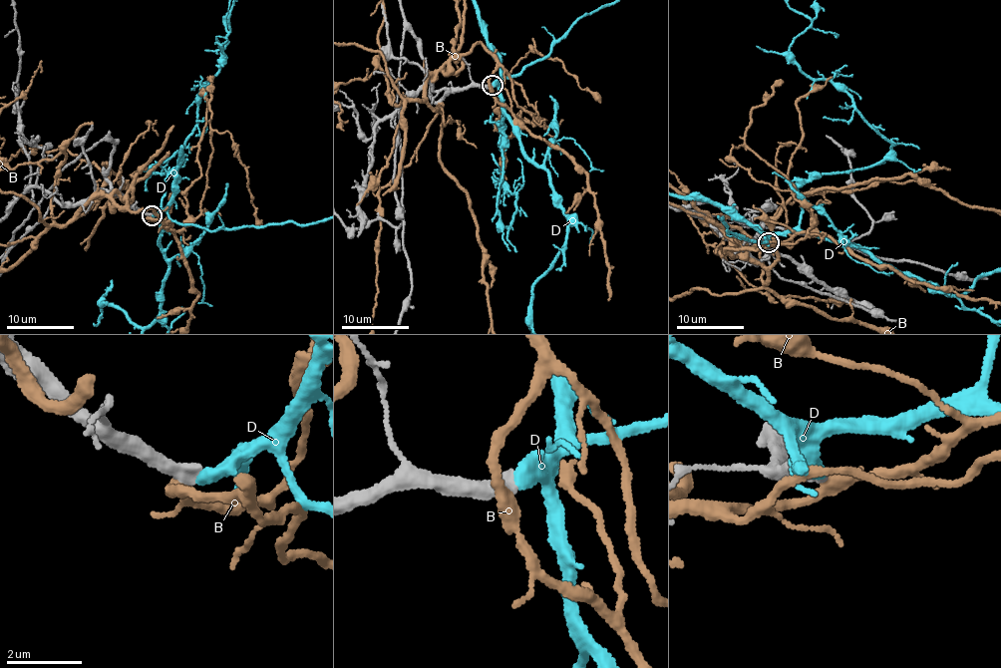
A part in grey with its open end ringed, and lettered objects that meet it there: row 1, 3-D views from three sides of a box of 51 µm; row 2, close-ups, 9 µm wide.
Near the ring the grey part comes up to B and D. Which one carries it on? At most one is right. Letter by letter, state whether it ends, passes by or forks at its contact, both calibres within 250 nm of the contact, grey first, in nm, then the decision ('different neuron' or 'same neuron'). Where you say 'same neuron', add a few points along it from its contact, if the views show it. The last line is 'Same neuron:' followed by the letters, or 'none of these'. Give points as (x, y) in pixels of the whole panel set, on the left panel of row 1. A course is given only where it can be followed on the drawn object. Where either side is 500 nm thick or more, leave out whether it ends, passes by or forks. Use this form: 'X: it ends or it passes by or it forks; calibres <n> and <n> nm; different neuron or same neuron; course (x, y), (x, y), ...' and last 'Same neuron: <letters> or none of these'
B: it passes by; calibres 440 and 340 nm; different neuron
D: it passes by; calibres 400 and 300 nm; same neuron
Same neuron: D

